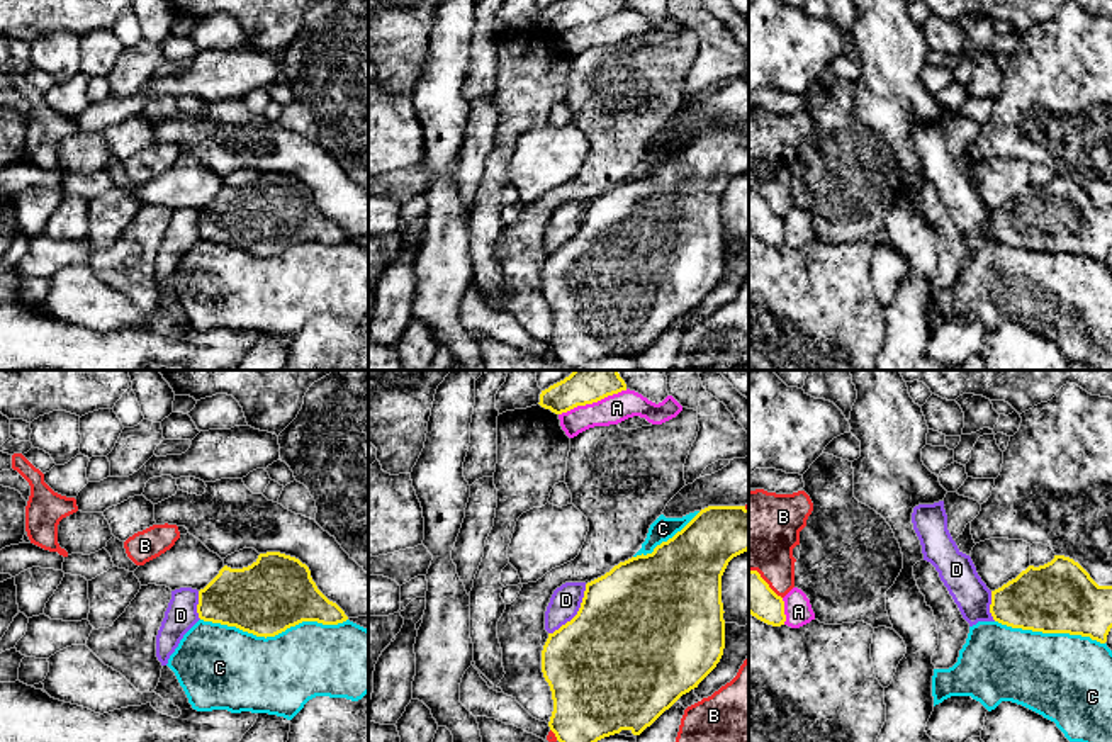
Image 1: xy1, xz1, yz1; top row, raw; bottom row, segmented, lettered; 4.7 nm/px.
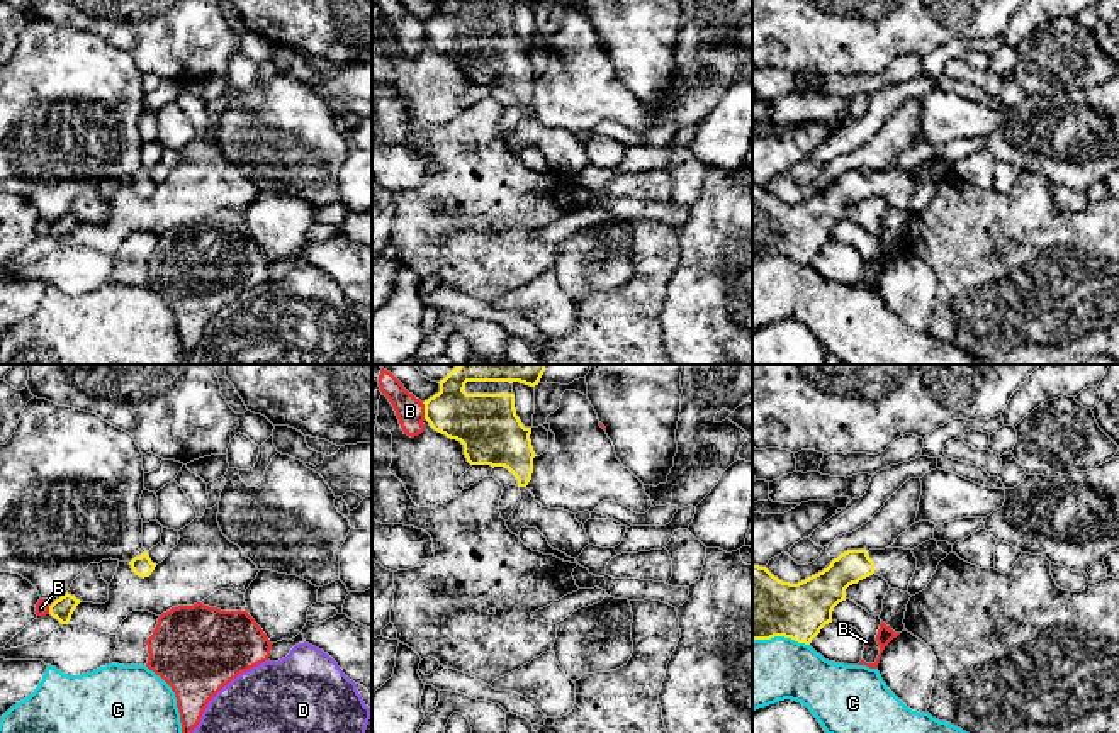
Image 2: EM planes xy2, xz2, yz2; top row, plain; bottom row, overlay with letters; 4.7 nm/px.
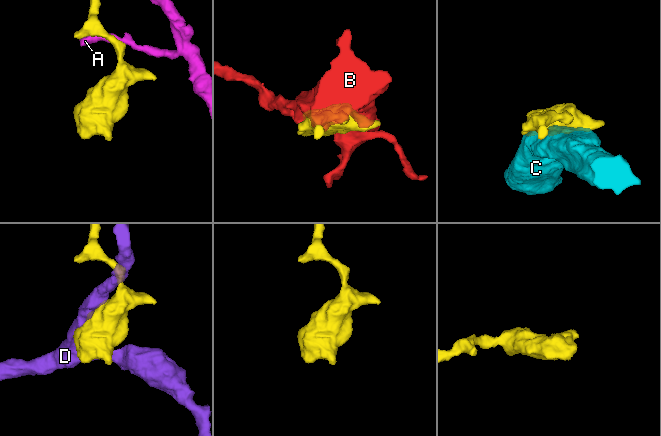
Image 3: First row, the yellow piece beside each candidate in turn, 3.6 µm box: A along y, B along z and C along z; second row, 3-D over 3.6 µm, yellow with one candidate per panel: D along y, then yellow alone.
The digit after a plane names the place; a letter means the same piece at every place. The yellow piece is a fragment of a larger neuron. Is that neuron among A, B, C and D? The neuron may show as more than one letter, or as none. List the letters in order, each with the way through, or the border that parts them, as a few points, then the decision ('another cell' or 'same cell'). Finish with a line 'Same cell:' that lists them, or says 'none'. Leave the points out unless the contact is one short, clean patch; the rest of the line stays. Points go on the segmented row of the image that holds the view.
A: another cell
B: another cell
C: another cell
D: another cell
Same cell: none

